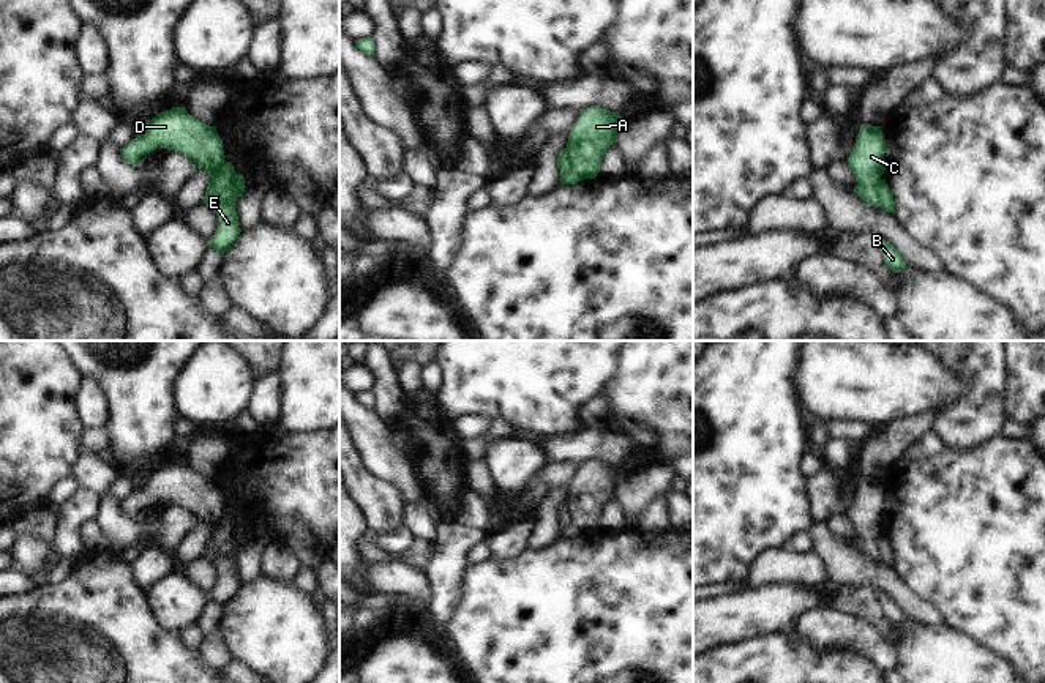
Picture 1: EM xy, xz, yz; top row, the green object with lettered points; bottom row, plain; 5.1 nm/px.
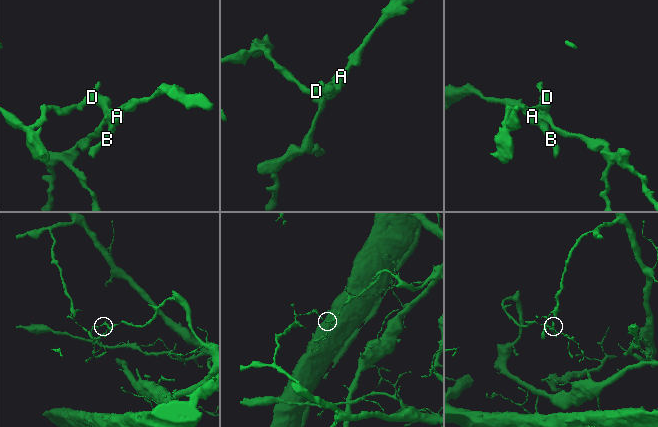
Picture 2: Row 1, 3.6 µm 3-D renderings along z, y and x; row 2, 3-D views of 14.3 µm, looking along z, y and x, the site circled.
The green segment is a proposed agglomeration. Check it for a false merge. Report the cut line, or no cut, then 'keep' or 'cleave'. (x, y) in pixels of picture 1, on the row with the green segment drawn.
xy (224, 164), (215, 174), (212, 193), (232, 205) | cleave

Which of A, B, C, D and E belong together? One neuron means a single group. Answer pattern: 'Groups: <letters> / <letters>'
Groups: A / B C D E

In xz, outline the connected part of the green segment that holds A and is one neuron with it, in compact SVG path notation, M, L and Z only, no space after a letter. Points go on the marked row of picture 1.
M600 106L584 109L568 134L567 151L570 170L560 175L559 185L575 185L595 178L606 150L617 142L619 112Z

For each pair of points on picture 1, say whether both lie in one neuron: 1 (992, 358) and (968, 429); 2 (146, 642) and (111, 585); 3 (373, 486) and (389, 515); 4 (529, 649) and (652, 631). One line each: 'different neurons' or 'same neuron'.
1: same neuron
2: same neuron
3: same neuron
4: same neuron

